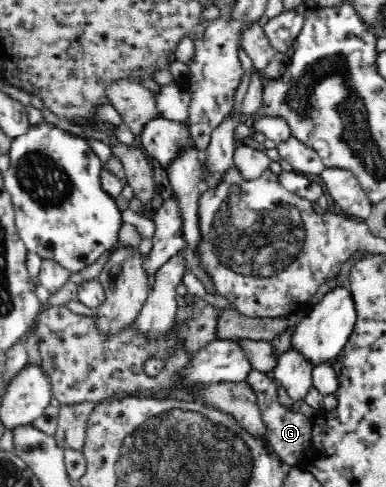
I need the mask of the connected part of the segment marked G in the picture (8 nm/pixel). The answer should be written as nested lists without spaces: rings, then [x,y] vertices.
[[[251,370],[245,379],[245,381],[251,386],[251,389],[255,392],[257,400],[257,409],[261,414],[261,420],[263,420],[263,426],[267,429],[269,434],[269,444],[273,448],[273,452],[277,454],[277,457],[282,461],[285,469],[291,469],[305,457],[307,453],[307,447],[311,447],[311,433],[313,433],[313,419],[305,417],[297,411],[285,408],[275,395],[279,390],[280,383],[269,376],[265,372],[259,372],[257,370]]]

